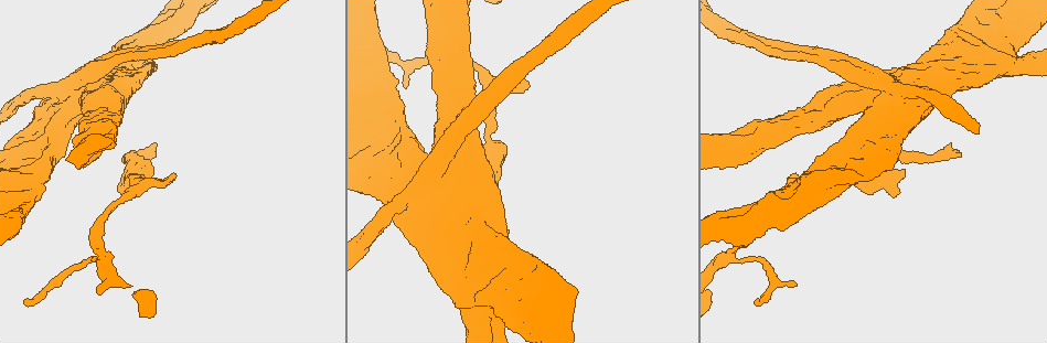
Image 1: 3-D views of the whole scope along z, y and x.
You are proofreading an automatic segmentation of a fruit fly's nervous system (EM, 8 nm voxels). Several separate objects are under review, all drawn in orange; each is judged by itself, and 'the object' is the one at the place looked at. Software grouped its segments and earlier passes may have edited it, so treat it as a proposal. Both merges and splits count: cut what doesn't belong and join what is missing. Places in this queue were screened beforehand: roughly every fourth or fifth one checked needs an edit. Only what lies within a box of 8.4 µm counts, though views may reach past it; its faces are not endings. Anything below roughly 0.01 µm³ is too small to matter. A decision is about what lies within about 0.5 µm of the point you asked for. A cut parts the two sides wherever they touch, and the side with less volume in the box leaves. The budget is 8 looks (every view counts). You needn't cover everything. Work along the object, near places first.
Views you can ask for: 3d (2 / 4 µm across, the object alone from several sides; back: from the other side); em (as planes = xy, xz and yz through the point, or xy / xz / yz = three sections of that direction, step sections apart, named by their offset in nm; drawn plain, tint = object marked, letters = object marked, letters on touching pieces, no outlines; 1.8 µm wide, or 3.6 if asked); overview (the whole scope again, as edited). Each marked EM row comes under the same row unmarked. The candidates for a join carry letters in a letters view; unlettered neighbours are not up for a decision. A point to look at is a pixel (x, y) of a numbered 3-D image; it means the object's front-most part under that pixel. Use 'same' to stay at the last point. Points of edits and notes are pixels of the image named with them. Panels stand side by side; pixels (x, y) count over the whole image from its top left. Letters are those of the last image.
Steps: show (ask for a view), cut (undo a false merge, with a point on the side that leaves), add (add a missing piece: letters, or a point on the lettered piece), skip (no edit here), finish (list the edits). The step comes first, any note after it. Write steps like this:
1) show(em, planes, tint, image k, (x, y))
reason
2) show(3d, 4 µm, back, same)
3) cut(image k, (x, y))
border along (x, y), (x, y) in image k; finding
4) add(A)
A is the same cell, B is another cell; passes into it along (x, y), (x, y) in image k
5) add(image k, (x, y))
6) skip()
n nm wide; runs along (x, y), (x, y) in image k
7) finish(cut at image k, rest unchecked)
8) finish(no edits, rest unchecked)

show(em, planes, tint, image 1, (960, 152))
branch stops here

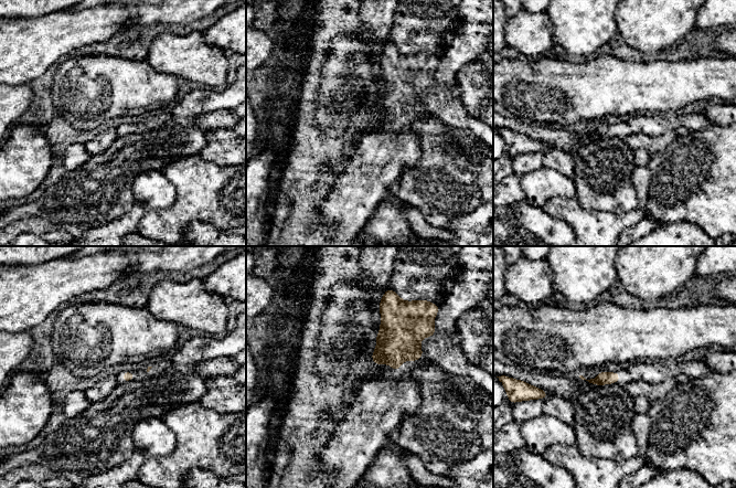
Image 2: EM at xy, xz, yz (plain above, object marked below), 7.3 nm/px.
show(em, planes, letters, same)
what lies round it

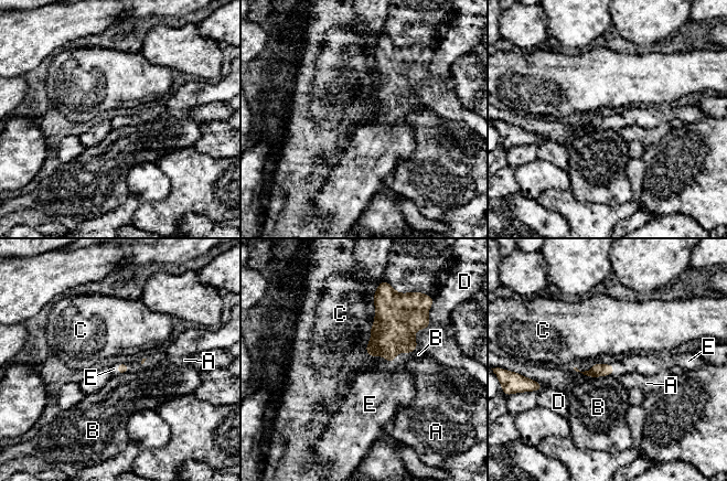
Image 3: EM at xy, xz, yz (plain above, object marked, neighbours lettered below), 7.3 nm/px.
add(E)
E is the same cell, A, B, C and D are other cells; it goes on there

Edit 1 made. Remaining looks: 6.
show(em, planes, letters, image 1, (406, 88))

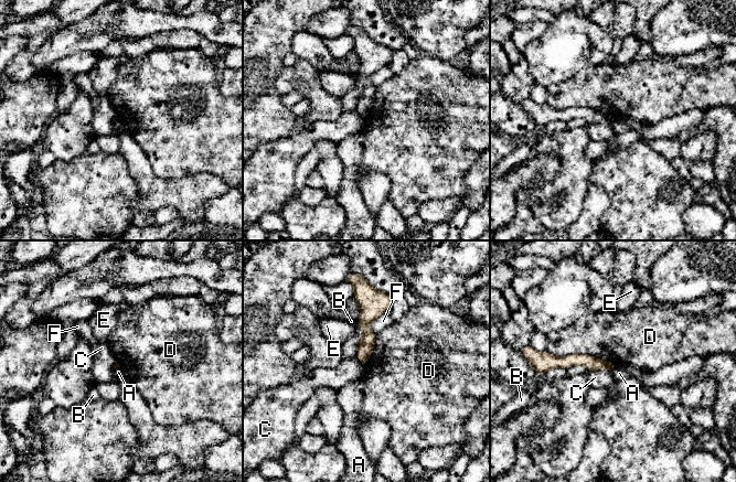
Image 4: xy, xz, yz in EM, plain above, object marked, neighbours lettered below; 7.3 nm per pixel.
skip()
A, B, C, D, E and F are other cells; runs along (361, 298), (365, 302), (364, 361) in image 4; none of them fits

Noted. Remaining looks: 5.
show(em, planes, tint, image 1, (792, 173))
branch stops here

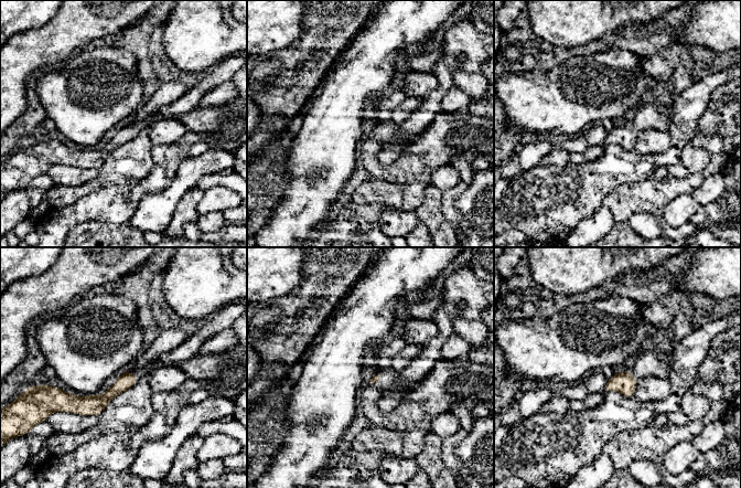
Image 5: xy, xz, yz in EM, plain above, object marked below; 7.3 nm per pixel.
show(em, planes, letters, same)

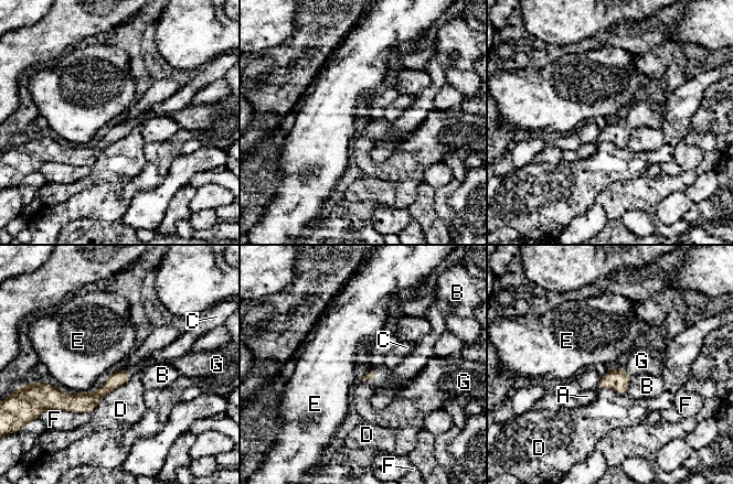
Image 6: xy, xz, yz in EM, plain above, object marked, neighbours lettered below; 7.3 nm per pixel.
add(G)
G is the same cell, A, B, C, D, E and F are other cells; passes into it along (618, 380), (627, 375), (641, 361) in image 6; it goes on there

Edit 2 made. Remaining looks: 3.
show(overview)

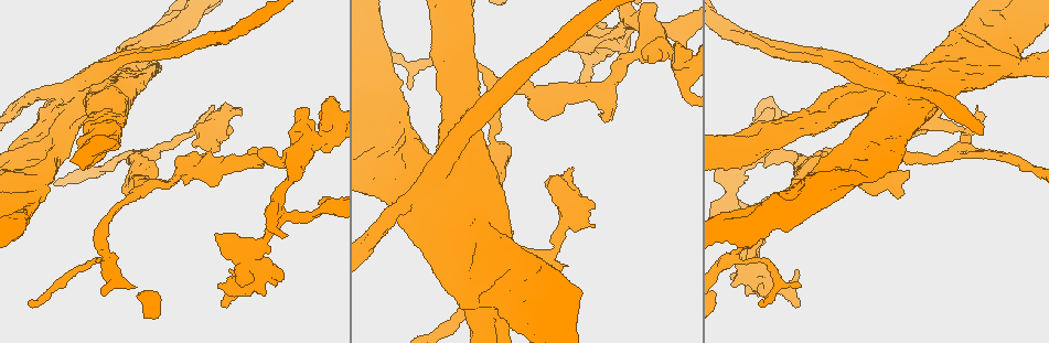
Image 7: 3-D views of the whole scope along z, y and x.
show(em, planes, tint, image 7, (492, 158))
thick turns thin

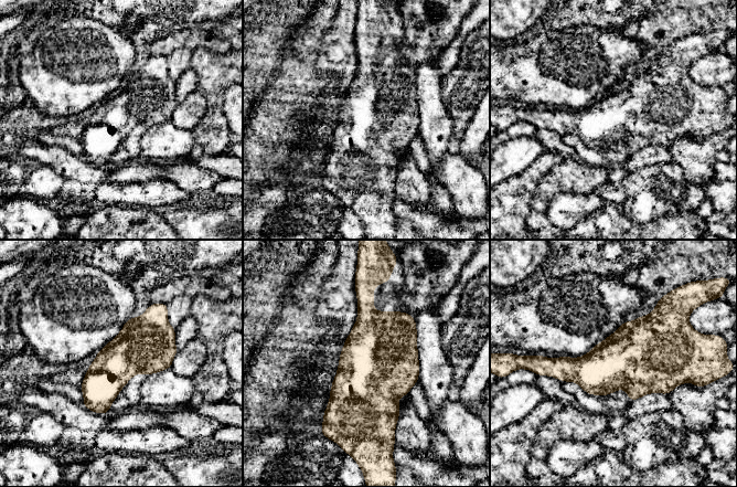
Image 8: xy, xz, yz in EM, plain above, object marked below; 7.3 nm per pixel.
show(em, planes, letters, same)

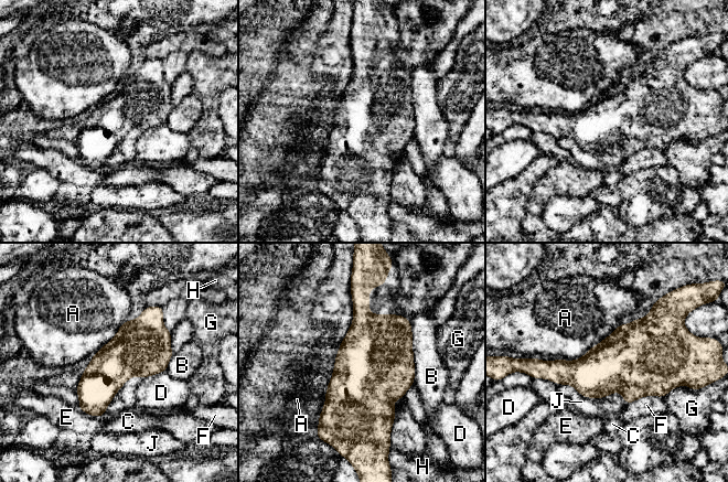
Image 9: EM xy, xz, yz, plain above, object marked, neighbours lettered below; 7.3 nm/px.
skip()
A, B, C, D, E, F, G, H and J are other cells; border along (620, 322), (579, 357), (563, 360) in image 9; all the same cell

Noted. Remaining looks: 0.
finish(add at image 3, add at image 6, rest unchecked)

